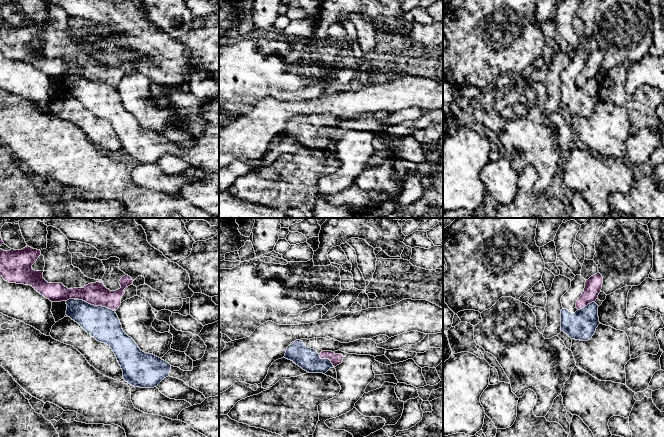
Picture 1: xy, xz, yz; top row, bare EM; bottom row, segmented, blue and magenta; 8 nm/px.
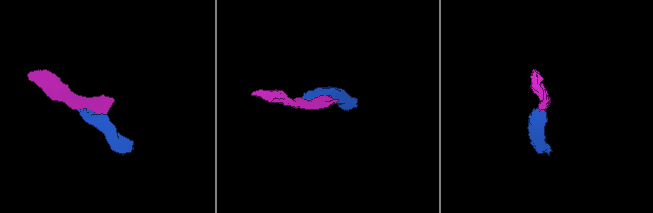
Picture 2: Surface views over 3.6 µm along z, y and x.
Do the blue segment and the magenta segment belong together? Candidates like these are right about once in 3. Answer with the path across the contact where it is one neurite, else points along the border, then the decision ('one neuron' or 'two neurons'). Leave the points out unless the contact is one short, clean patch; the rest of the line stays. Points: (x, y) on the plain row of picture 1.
along xy (78, 75), (94, 81), (105, 82), (112, 86) | two neurons

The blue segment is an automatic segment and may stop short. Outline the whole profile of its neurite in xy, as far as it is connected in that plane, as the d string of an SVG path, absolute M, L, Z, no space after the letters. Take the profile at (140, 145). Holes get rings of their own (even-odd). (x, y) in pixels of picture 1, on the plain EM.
M69 75L66 80L68 93L97 117L107 120L112 125L123 147L123 154L128 160L140 164L154 164L170 152L184 157L187 162L201 168L205 174L219 172L219 97L203 103L198 112L207 122L205 130L201 135L193 137L192 147L183 147L153 130L141 127L135 117L123 107L115 87L91 81L83 76Z

